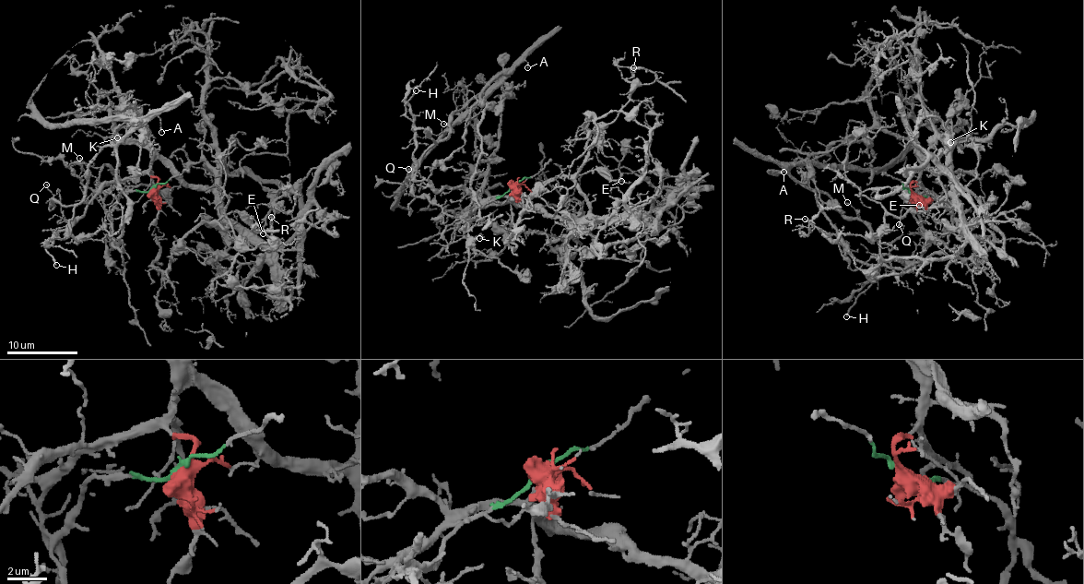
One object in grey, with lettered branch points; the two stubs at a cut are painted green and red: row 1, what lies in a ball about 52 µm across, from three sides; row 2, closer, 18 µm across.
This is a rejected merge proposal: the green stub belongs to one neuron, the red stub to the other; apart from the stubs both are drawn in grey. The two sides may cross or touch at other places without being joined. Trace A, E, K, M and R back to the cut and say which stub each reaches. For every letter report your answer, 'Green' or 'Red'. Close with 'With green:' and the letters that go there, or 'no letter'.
A: Green
E: Red
K: Red
M: Green
R: Red
With green: A, M

